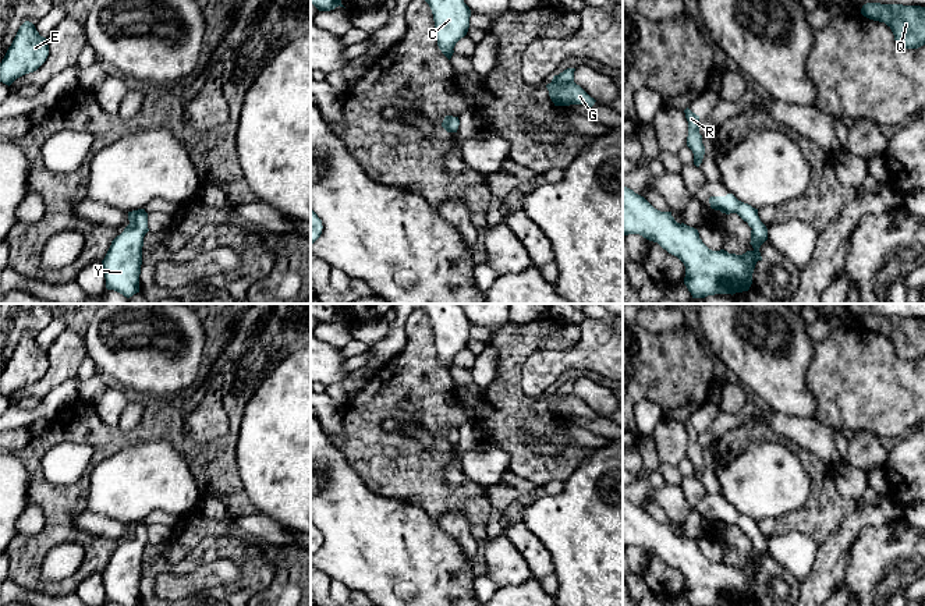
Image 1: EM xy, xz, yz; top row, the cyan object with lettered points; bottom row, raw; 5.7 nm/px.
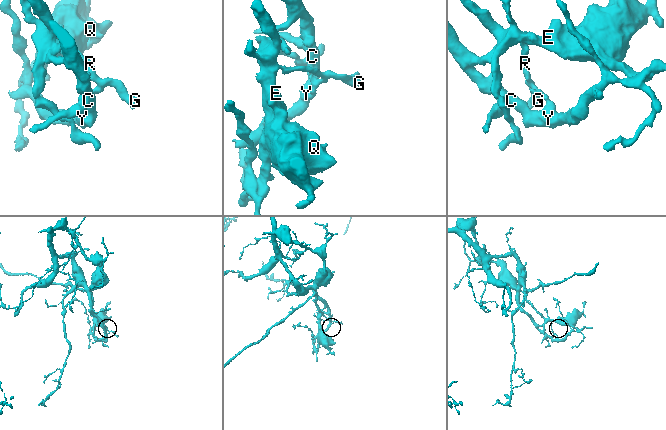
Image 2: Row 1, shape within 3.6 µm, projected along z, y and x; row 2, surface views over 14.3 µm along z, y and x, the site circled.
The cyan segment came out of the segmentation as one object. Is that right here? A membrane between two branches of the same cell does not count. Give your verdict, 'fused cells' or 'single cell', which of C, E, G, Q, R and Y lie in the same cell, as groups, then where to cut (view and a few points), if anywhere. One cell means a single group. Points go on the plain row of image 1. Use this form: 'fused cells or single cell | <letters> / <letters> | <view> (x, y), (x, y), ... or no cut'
fused cells | C Y / E G Q R | xy (130, 535), (144, 535), (146, 538)

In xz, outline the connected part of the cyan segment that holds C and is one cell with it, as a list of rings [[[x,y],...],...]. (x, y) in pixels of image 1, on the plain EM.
[[[422,304],[422,309],[433,326],[437,358],[450,372],[456,355],[468,344],[471,322],[458,304]]]

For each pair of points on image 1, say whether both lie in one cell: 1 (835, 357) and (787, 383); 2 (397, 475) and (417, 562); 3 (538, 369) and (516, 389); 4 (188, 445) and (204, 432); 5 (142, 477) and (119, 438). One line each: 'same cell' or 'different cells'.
1: different cells
2: different cells
3: different cells
4: different cells
5: different cells

